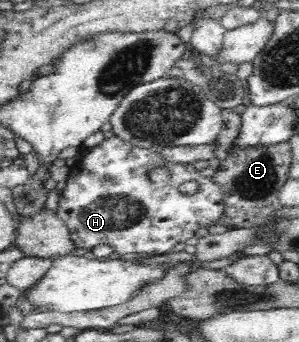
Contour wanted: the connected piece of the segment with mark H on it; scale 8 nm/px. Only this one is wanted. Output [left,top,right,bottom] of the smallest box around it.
[55,136,224,256]

